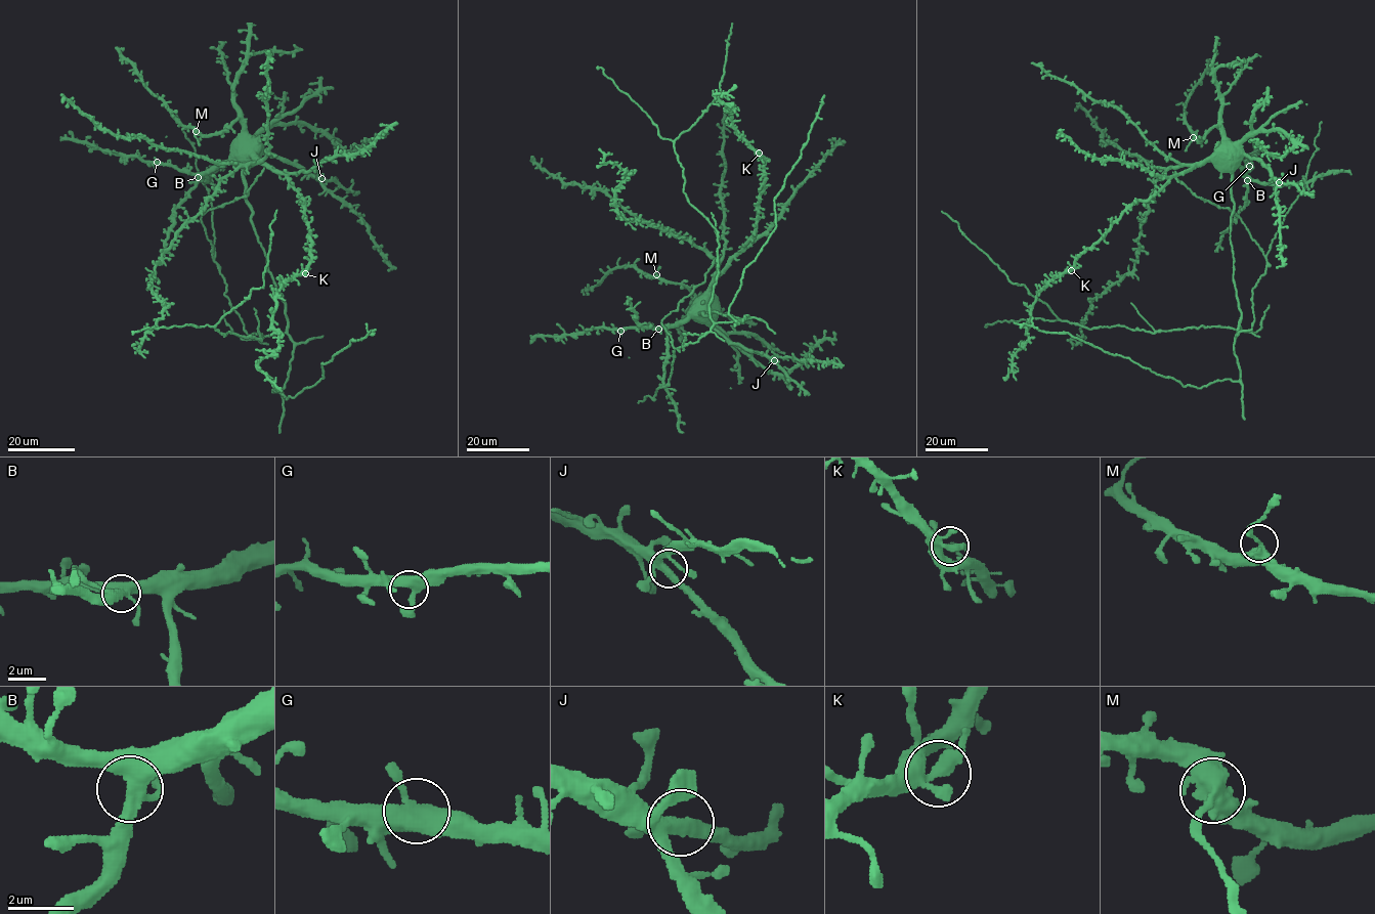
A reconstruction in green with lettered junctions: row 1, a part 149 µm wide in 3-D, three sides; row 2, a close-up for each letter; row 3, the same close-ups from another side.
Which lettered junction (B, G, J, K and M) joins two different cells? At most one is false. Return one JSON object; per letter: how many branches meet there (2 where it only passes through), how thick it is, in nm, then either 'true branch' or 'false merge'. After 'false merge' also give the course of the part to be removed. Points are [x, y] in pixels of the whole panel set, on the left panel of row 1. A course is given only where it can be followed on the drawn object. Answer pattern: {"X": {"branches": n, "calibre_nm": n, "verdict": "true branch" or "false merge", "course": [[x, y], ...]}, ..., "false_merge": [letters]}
{"B": {"branches": 3, "calibre_nm": 400, "verdict": "true branch"}, "G": {"branches": 4, "calibre_nm": 440, "verdict": "true branch"}, "J": {"branches": 4, "calibre_nm": 360, "verdict": "true branch"}, "K": {"branches": 4, "calibre_nm": 360, "verdict": "true branch"}, "M": {"branches": 4, "calibre_nm": 400, "verdict": "false merge", "course": [[196, 131], [199, 145]]}, "false_merge": ["M"]}

